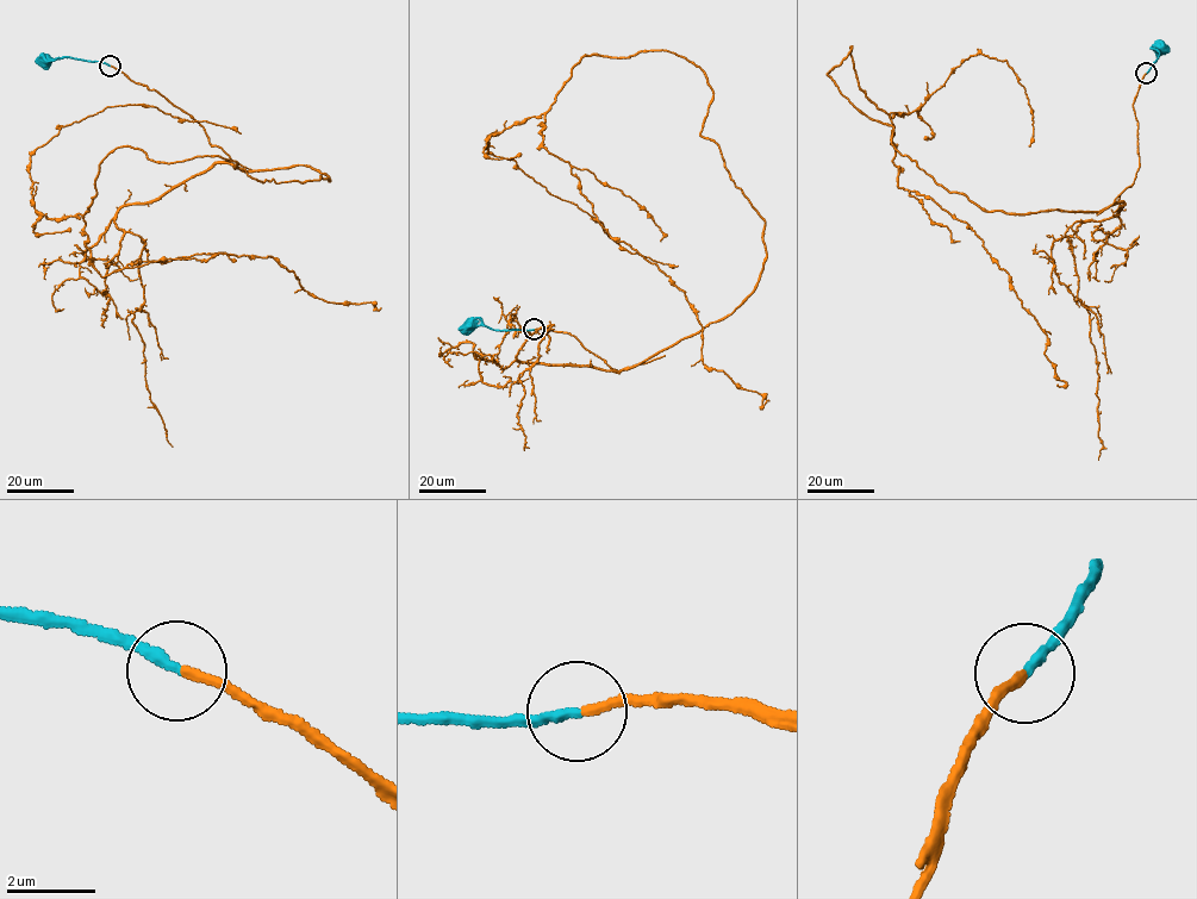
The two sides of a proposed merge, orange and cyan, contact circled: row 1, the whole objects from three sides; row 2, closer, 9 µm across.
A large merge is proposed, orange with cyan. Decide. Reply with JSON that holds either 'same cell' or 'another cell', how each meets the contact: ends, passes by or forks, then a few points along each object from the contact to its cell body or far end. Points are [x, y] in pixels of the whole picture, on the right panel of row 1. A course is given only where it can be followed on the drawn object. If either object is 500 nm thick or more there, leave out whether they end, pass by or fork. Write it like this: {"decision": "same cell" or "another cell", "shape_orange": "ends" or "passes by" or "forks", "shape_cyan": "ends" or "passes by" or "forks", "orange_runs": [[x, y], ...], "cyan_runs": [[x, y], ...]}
{"decision": "same cell", "shape_orange": "ends", "shape_cyan": "ends", "orange_runs": [[1146, 73], [1130, 186], [1022, 216], [936, 183], [827, 74], [852, 45], [898, 188], [982, 241], [1058, 384]], "cyan_runs": [[1146, 73], [1159, 54], [1158, 44], [1161, 48]]}

